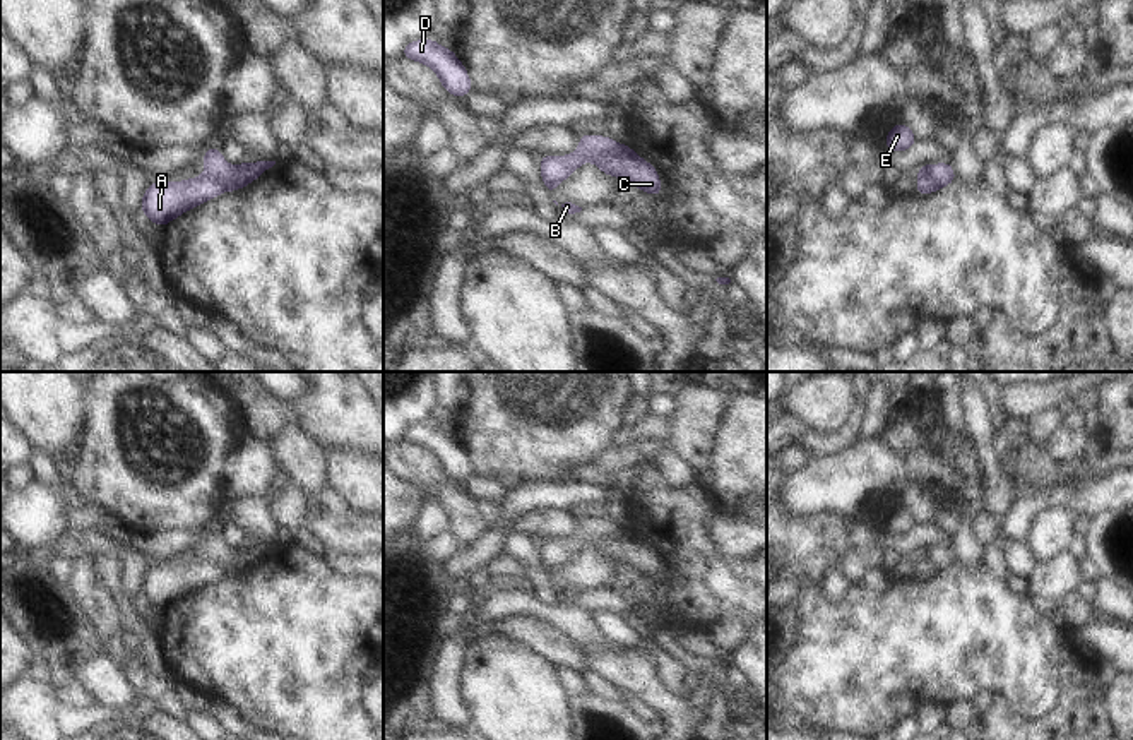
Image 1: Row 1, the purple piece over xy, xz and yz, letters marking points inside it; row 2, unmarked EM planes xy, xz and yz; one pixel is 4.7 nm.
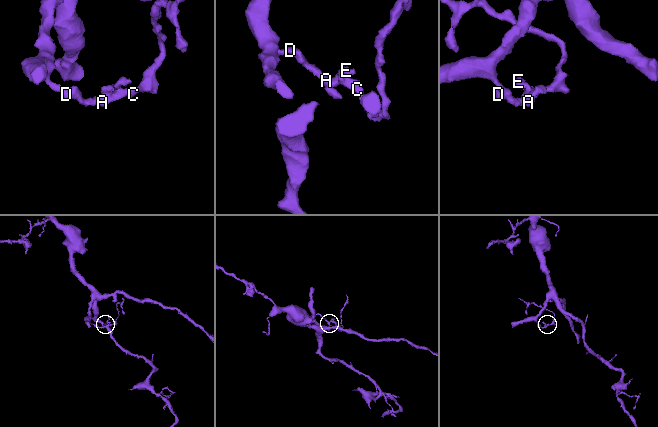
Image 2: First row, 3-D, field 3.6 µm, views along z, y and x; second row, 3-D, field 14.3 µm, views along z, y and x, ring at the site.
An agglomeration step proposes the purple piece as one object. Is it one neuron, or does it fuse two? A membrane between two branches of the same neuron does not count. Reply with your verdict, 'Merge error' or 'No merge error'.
Merge error

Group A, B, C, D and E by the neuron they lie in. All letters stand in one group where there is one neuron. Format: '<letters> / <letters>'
A B D / C E

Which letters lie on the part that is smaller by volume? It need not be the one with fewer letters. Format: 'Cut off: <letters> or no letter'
Cut off: C, E

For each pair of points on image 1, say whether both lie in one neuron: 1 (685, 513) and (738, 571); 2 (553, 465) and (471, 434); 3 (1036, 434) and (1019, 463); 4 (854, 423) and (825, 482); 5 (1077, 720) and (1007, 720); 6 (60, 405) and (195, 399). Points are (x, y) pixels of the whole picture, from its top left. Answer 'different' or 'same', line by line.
1: same
2: same
3: different
4: different
5: same
6: different

